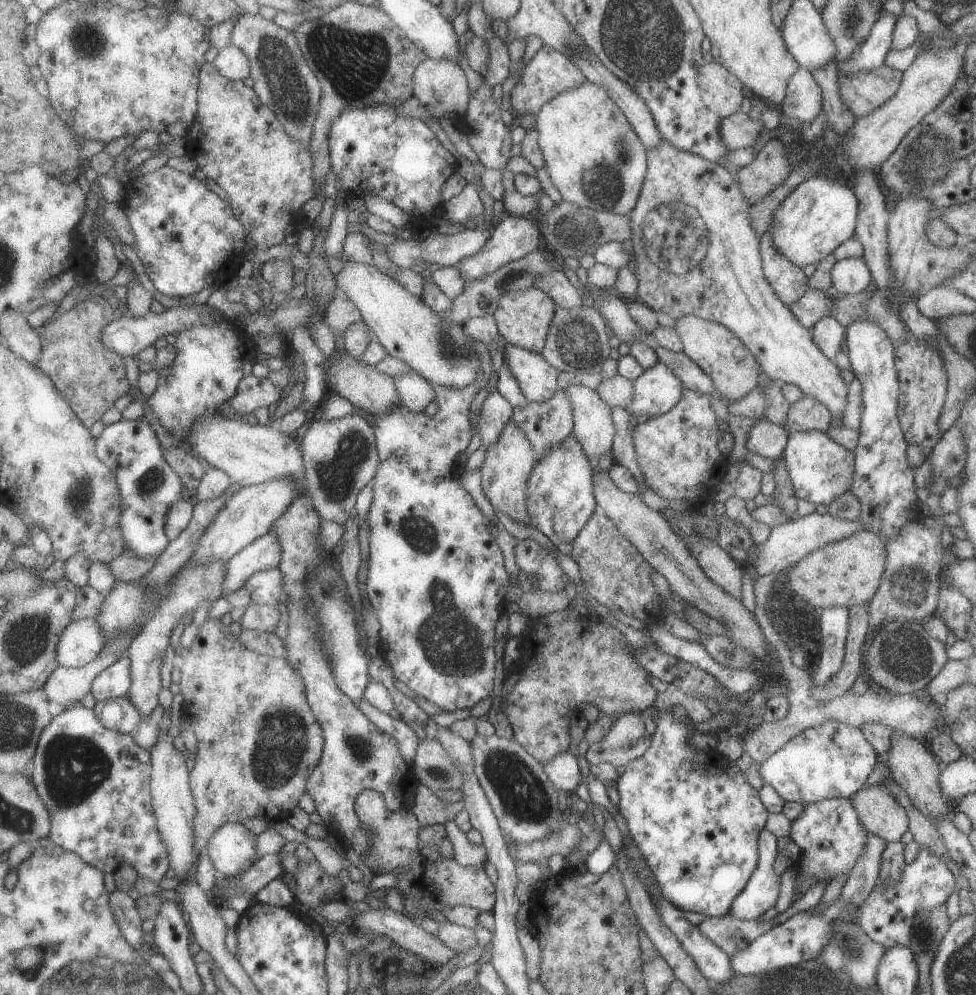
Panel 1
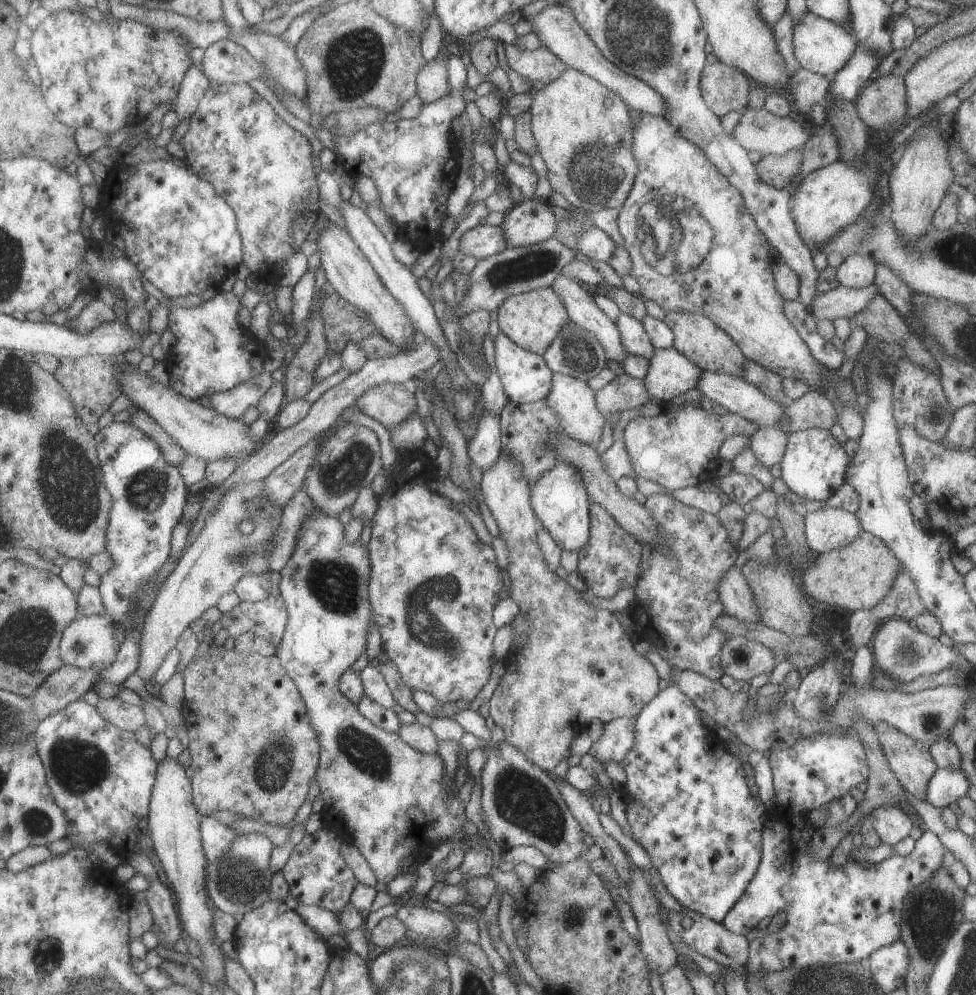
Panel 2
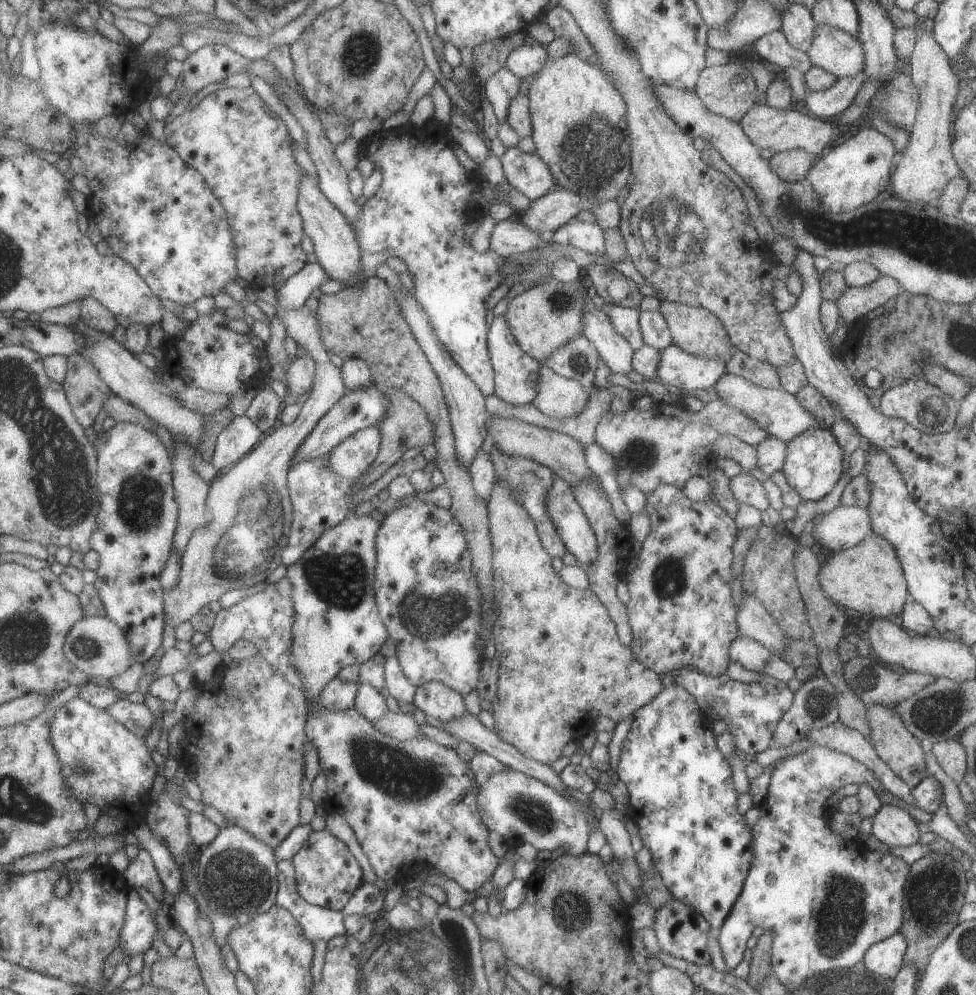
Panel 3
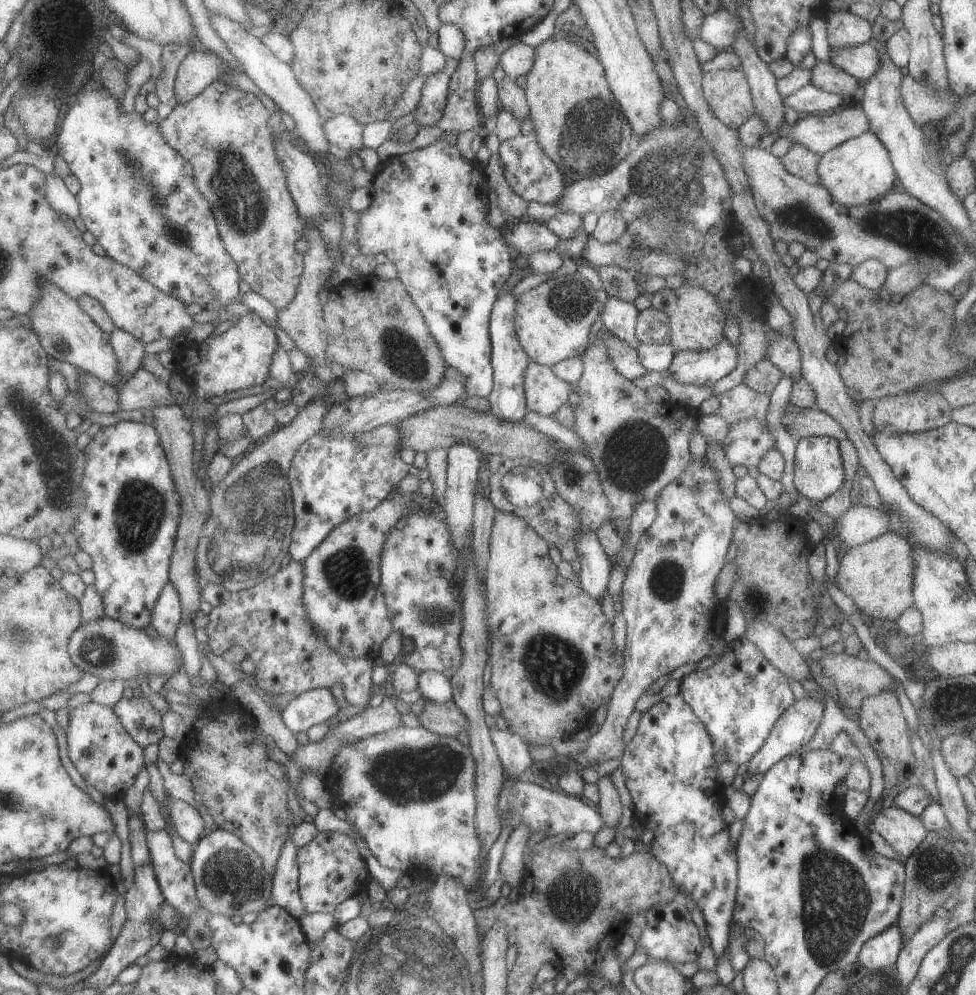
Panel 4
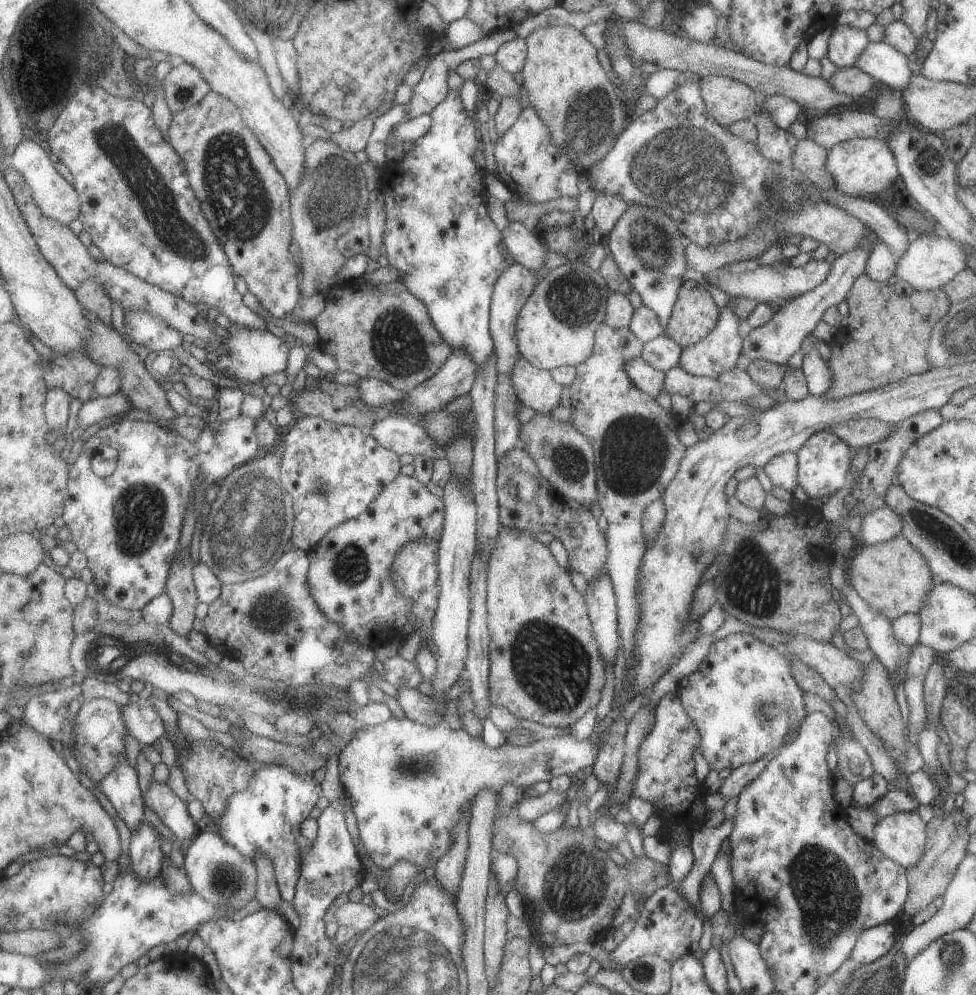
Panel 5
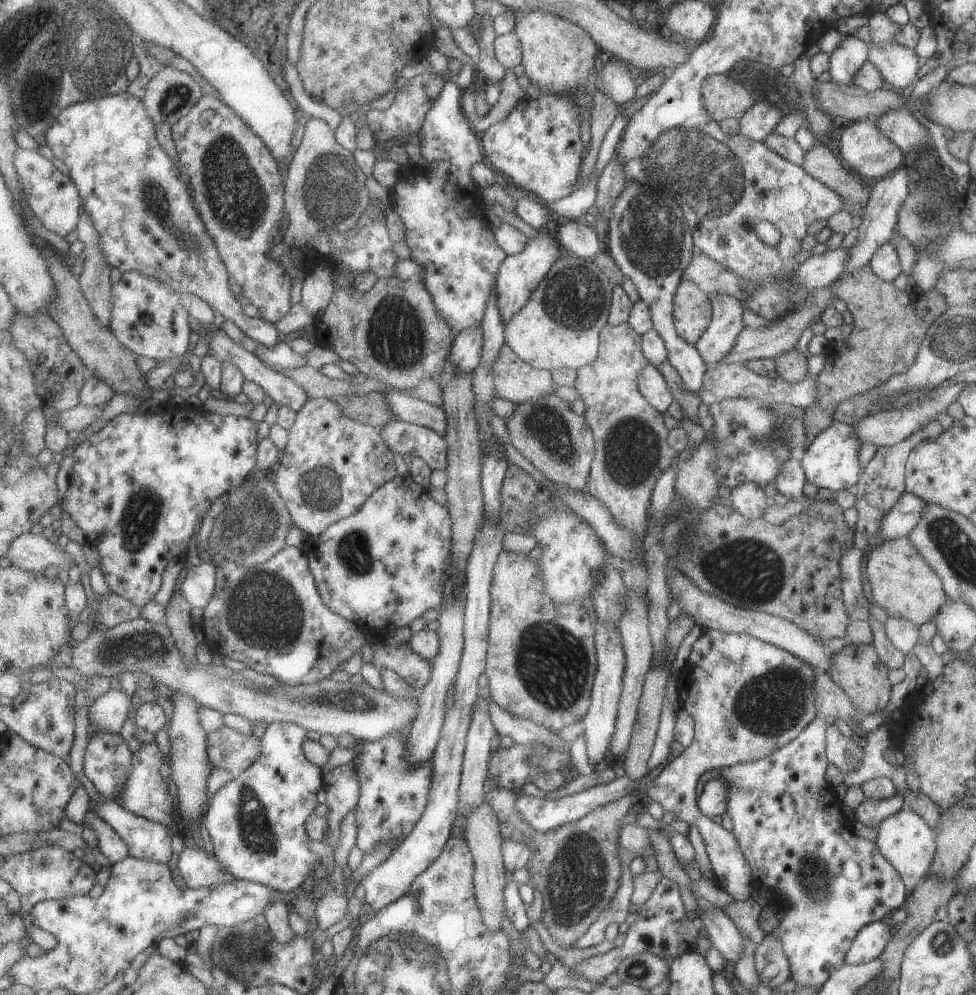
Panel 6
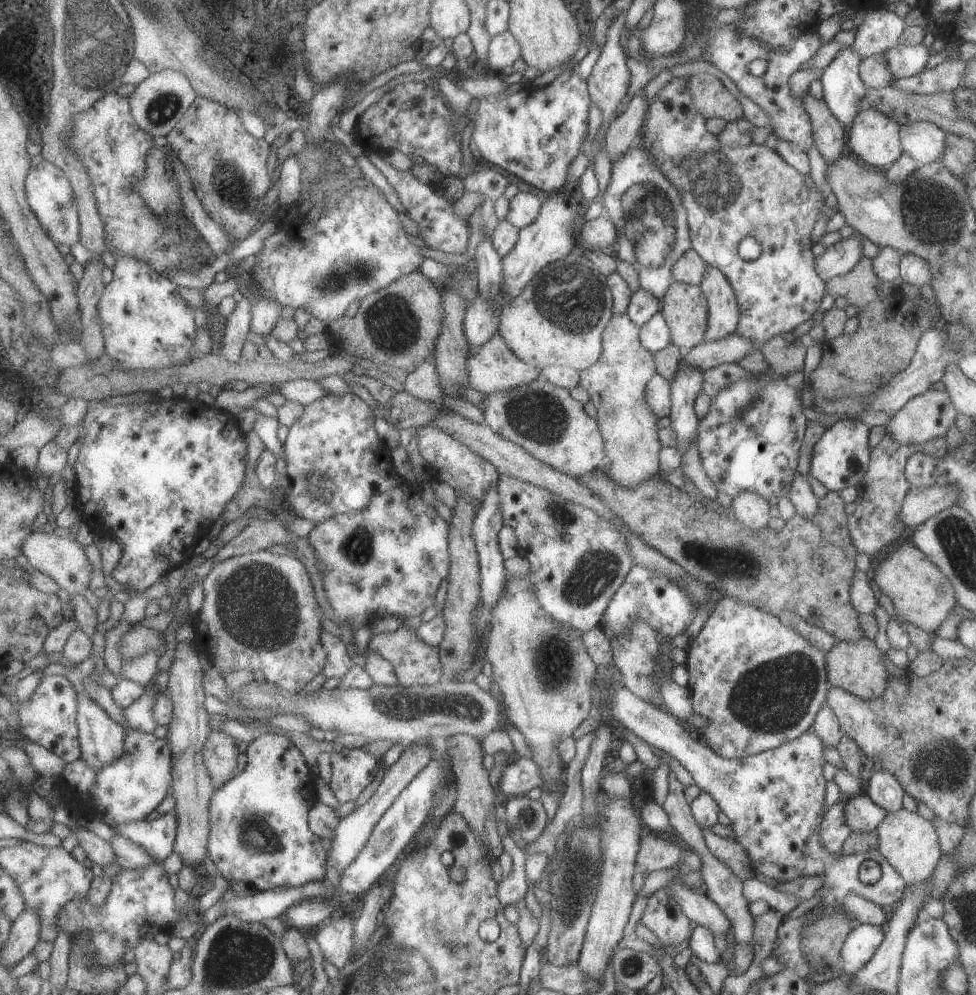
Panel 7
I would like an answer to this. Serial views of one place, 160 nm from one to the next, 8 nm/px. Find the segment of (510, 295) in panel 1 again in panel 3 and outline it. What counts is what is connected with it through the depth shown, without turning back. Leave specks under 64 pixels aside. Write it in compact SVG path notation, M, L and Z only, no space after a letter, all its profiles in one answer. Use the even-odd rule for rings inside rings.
M550 277L544 283L526 289L507 302L505 321L515 342L529 358L543 363L563 344L583 332L583 300L587 296L584 278L563 283Z

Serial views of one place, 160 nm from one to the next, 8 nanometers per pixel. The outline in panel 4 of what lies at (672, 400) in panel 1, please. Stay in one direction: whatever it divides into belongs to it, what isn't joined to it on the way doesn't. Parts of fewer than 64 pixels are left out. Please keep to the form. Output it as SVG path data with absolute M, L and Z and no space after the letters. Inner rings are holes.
M724 335L710 350L675 351L668 372L677 382L712 387L735 369L736 347Z

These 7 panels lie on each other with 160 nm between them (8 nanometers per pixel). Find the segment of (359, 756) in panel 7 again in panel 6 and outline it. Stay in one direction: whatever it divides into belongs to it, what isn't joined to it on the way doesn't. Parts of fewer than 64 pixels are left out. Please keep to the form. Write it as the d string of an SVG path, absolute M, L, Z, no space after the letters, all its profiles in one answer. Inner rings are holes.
M348 762L323 774L322 781L322 788L326 794L324 804L328 808L324 815L326 829L322 842L335 850L341 838L339 822L347 812L354 810L358 801L358 780L352 764Z

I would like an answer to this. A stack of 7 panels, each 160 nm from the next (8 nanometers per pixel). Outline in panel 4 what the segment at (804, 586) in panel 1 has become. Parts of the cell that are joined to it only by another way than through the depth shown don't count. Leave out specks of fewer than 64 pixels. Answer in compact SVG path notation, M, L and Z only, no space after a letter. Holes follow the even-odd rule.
M887 532L855 546L843 554L839 560L835 582L839 590L852 599L857 610L865 612L872 620L895 621L907 608L913 604L913 556L911 544L899 534Z

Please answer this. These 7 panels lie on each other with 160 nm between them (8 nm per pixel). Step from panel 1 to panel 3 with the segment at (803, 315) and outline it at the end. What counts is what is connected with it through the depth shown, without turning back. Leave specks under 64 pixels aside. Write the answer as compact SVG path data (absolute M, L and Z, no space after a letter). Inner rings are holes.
M881 276L871 284L859 288L848 287L834 304L843 324L850 326L853 322L865 319L868 312L882 306L887 300L896 298L901 291L897 280Z

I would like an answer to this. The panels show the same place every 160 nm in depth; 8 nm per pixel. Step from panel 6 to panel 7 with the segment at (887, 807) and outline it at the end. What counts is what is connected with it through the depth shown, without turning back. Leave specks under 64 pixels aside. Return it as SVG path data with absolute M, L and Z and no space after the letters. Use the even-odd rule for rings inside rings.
M860 794L846 799L844 817L848 829L856 833L871 832L887 814L885 809L878 807L867 795Z

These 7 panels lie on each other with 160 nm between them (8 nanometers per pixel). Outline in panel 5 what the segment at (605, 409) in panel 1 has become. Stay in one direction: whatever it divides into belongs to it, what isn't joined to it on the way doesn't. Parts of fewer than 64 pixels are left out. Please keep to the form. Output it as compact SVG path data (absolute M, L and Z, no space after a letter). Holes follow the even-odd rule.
M523 357L514 362L512 373L513 390L523 407L529 407L536 413L549 413L559 404L563 386L557 384L550 371L535 368Z

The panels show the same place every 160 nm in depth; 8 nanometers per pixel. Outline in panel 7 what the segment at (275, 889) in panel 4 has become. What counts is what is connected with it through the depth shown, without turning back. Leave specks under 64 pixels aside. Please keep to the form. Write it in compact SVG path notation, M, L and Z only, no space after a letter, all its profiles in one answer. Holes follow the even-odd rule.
M271 731L261 732L259 735L256 735L255 738L249 742L244 753L246 756L244 769L238 776L233 776L231 779L221 784L221 786L215 788L208 804L209 834L207 848L209 858L215 865L217 872L220 872L221 876L223 876L228 883L237 881L257 891L276 889L279 887L298 887L309 881L324 880L327 855L321 845L321 839L311 834L308 827L308 810L313 806L314 802L303 796L303 792L313 792L314 789L313 782L311 782L313 776L309 773L309 768L305 763L305 759L303 759L303 756L299 753L295 745L289 741L288 737L284 734L272 733Z

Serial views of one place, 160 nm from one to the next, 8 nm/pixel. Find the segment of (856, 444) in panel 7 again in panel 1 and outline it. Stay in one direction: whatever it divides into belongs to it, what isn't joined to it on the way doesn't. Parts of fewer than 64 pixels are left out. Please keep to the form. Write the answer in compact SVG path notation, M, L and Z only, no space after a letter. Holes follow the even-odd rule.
M811 430L788 433L782 458L798 499L814 505L829 505L837 496L849 491L854 455L823 432Z

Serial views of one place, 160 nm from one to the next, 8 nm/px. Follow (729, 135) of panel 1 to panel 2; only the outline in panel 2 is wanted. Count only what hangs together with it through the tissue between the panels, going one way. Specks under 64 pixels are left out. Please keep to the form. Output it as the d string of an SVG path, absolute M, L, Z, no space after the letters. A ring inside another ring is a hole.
M746 108L739 118L732 134L739 146L747 151L757 151L760 155L783 155L789 150L799 150L807 144L809 134L797 121L788 116L777 118L763 108Z

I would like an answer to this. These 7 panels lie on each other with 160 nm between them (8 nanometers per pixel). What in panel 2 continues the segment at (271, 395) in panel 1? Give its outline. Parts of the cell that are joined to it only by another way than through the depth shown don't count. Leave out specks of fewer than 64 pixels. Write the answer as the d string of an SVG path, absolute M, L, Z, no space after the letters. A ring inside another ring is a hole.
M263 371L259 376L241 382L230 390L207 394L209 408L221 416L240 419L247 408L255 407L259 403L261 396L267 392L273 382L271 374Z

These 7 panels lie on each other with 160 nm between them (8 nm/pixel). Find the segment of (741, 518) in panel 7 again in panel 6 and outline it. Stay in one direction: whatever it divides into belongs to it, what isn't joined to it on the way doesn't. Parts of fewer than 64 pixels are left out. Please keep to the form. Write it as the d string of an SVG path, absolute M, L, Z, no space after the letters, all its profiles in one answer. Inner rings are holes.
M748 482L730 489L729 499L732 502L731 508L739 514L748 519L756 519L761 517L763 509L767 506L765 497L760 485Z

